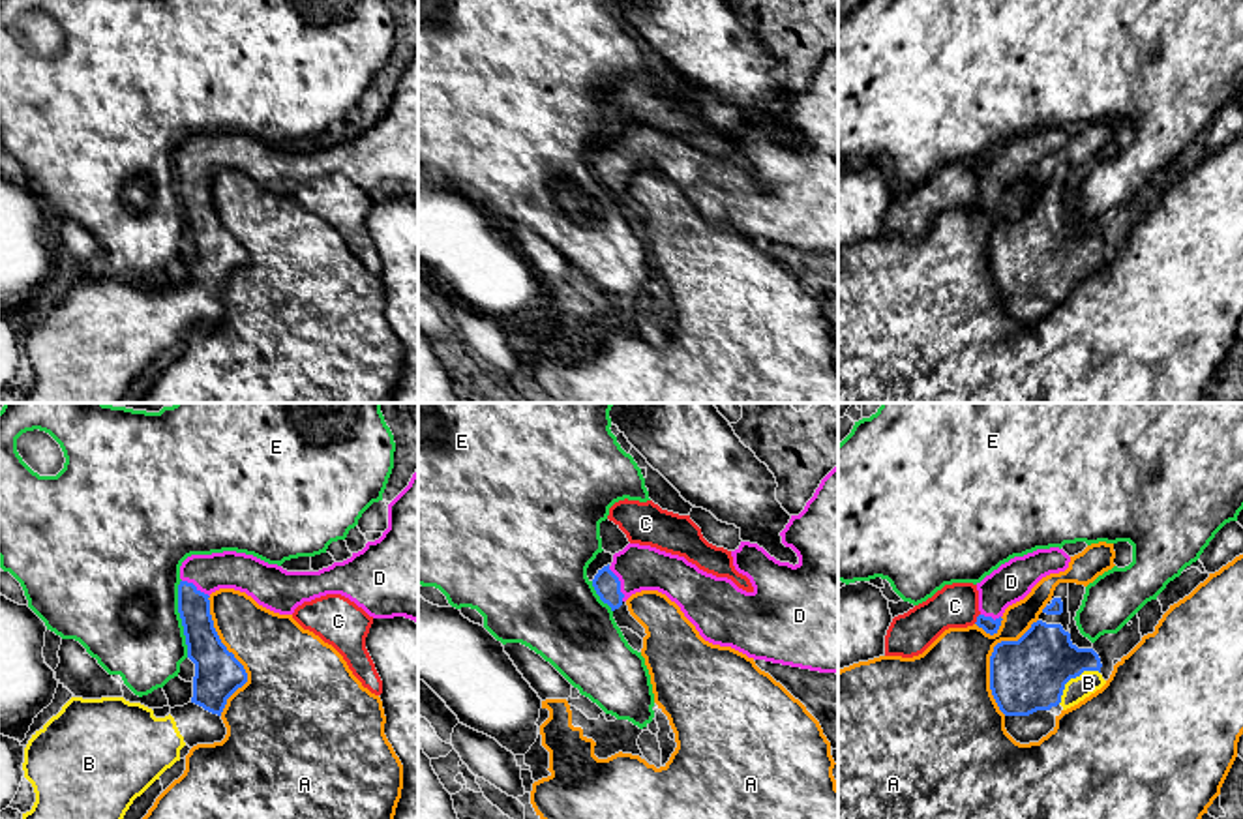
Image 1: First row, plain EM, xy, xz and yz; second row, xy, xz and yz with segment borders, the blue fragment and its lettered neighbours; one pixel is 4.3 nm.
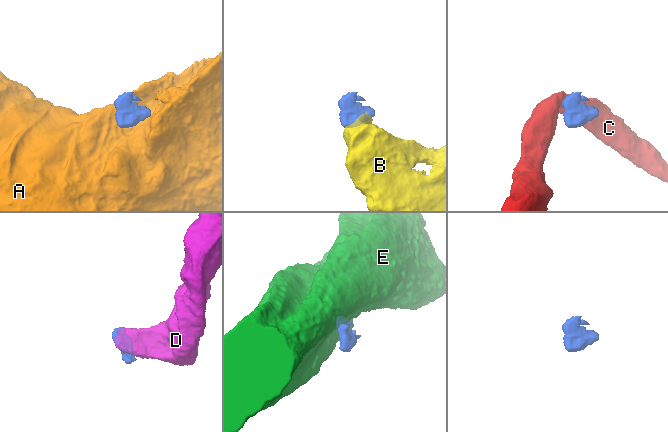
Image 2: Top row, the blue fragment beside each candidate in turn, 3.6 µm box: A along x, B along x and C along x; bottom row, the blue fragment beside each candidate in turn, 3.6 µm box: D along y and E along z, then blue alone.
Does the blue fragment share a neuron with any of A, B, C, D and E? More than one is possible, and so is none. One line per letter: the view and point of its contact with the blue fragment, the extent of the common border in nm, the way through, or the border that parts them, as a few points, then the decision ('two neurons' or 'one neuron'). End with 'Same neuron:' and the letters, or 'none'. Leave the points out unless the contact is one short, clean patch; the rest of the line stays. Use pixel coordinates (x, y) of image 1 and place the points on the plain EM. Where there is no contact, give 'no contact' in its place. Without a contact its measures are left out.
A: meets blue in xy at (233, 237); contact 500 nm long; two neurons
B: meets blue in yz at (1073, 257); contact 240 nm long; runs through yz (1026, 255), (1073, 257), (1082, 257), (1088, 263); one neuron
C: meets blue in yz at (977, 199); contact 50 nm long; border along yz (979, 193), (973, 203); two neurons
D: meets blue in xz at (619, 163); contact 170 nm long; runs through xz (606, 163), (619, 163), (638, 148); one neuron
E: meets blue in xy at (180, 197); contact 340 nm long; border along xy (180, 160), (179, 197), (188, 237); two neurons
Same neuron: B, D

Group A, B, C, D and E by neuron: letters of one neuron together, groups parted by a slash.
A / B D / C / E

